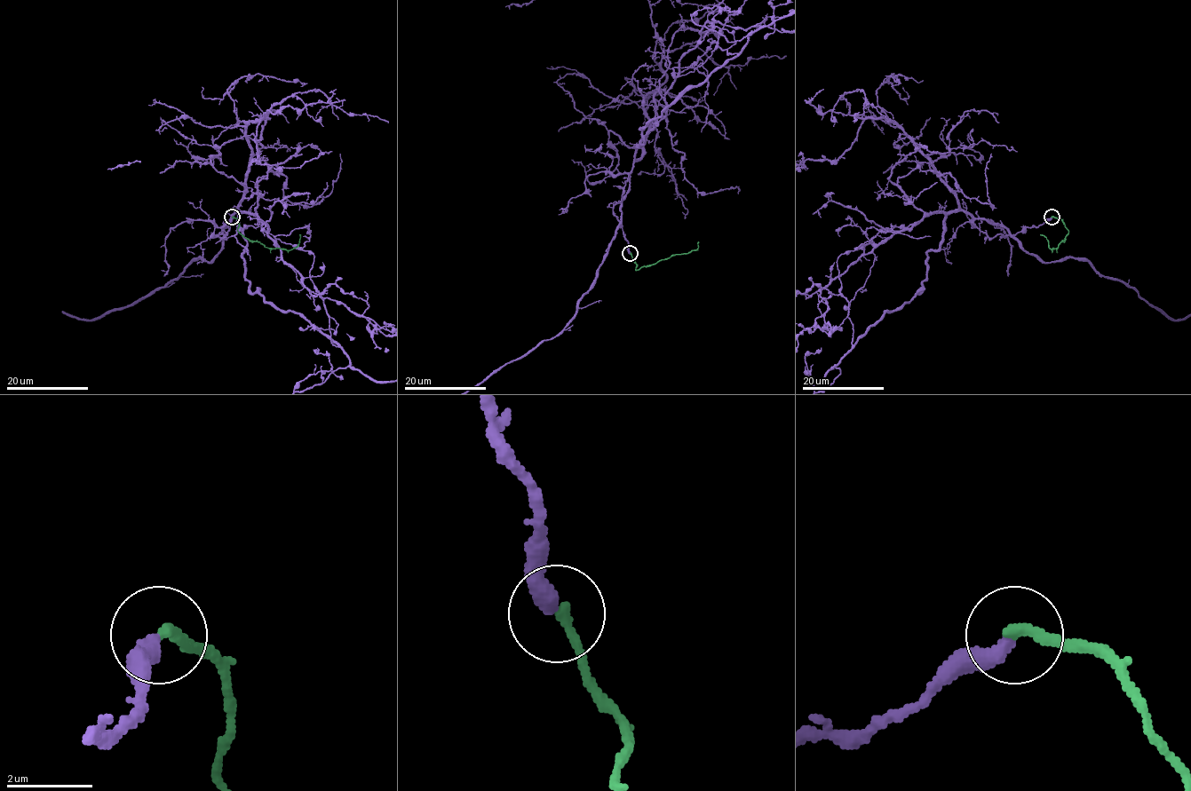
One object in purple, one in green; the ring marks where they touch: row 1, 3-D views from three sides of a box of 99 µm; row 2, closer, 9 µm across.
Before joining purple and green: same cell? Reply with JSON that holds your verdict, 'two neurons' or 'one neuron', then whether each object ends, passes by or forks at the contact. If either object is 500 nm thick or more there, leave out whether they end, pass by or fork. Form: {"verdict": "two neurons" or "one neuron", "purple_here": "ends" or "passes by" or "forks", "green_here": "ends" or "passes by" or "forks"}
{"verdict": "one neuron", "purple_here": "ends", "green_here": "ends"}

